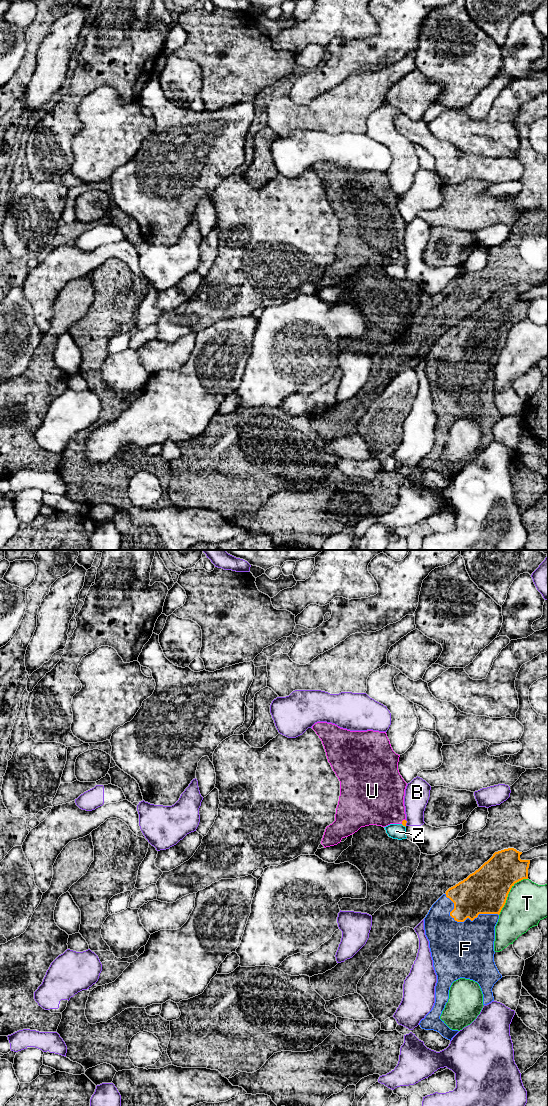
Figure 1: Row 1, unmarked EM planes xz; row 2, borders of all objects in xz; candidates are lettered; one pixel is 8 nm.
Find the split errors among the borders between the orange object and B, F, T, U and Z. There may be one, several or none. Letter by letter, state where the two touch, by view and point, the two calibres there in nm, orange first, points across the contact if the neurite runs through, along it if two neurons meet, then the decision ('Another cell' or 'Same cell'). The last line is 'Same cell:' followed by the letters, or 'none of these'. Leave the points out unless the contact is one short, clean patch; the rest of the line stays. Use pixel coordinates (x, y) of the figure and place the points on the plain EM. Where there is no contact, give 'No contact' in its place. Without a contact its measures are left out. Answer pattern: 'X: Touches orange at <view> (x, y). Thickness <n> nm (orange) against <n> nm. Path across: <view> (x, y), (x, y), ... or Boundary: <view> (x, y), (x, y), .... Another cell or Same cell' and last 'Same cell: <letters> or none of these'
B: Touches orange at xz (406, 262). Thickness 40 nm (orange) against 200 nm. Another cell
F: Touches orange at xz (463, 361). Thickness 320 nm (orange) against 440 nm. Same cell
T: Touches orange at xz (508, 333). Thickness 360 nm (orange) against 340 nm. Another cell
U: Touches orange at xz (402, 261). Thickness 40 nm (orange) against 400 nm. Path across: xz (404, 262), (402, 261), (379, 240). Same cell
Z: Touches orange at xz (403, 265). Thickness 40 nm (orange) against 130 nm. Another cell
Same cell: F, U

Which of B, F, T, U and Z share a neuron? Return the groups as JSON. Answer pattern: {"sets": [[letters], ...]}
{"sets": [["B"], ["F", "U"], ["T"], ["Z"]]}

